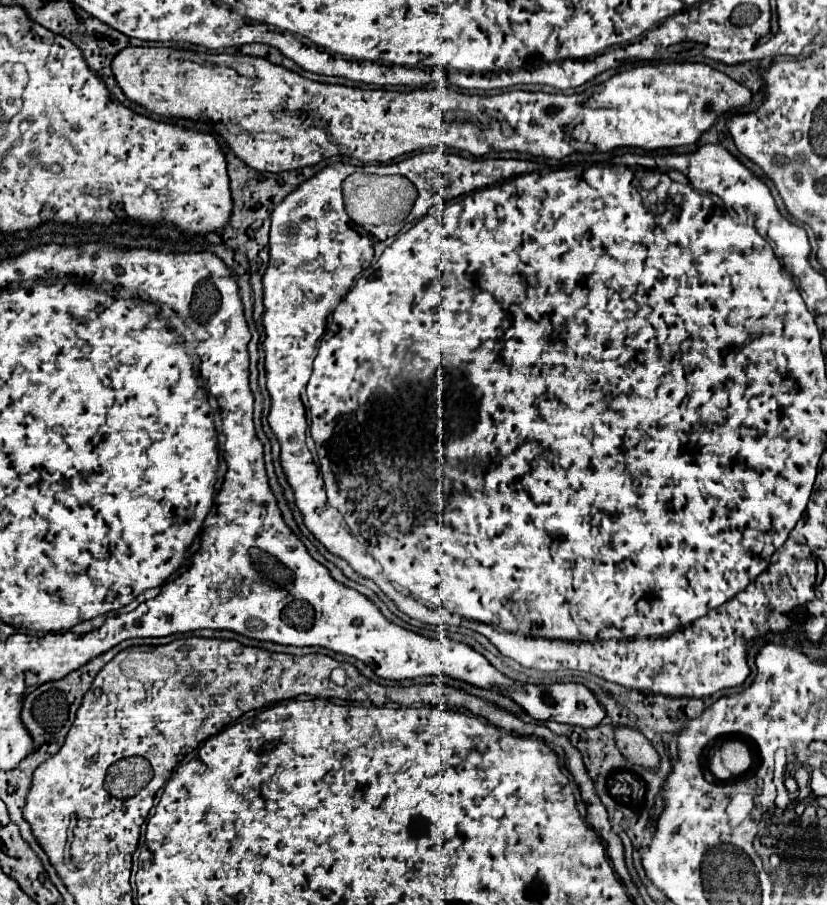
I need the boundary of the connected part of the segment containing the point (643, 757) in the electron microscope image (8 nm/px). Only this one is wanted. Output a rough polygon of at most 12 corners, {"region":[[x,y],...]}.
{"region":[[621,726],[615,742],[629,762],[645,768],[659,764],[659,754],[639,730]]}

